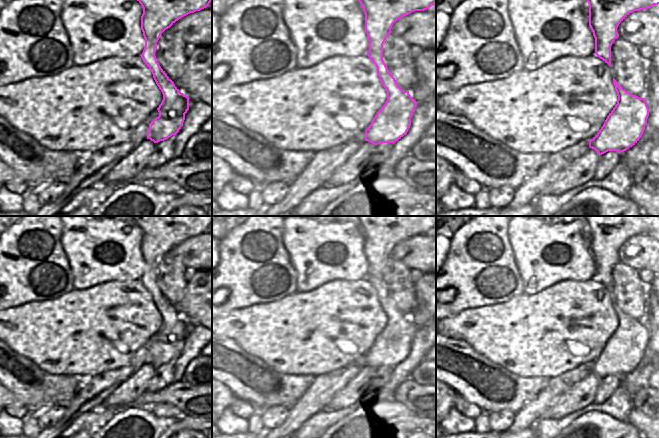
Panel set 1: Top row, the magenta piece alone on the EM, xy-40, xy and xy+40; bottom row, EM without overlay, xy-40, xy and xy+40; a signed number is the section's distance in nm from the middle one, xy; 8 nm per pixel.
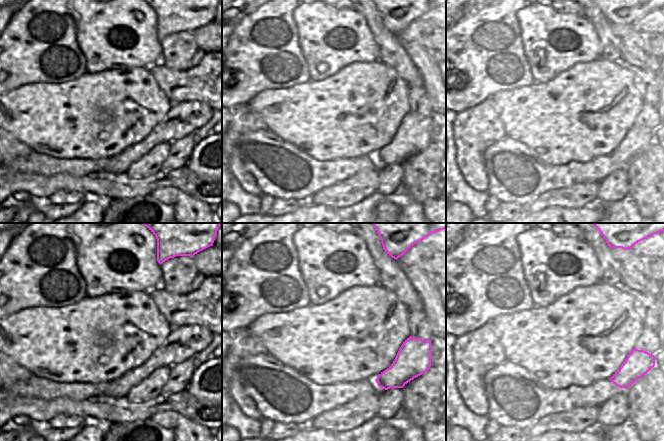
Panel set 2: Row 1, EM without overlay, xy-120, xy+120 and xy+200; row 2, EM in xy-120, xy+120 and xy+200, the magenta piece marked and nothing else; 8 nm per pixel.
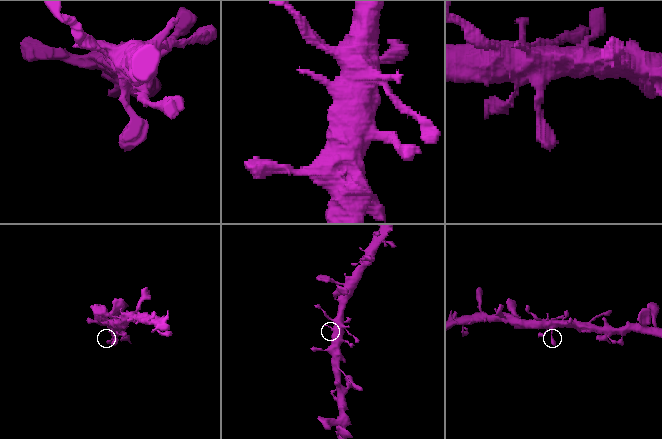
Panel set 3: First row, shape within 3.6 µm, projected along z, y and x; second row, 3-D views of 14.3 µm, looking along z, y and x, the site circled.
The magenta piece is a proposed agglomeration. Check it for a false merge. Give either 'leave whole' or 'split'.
leave whole

